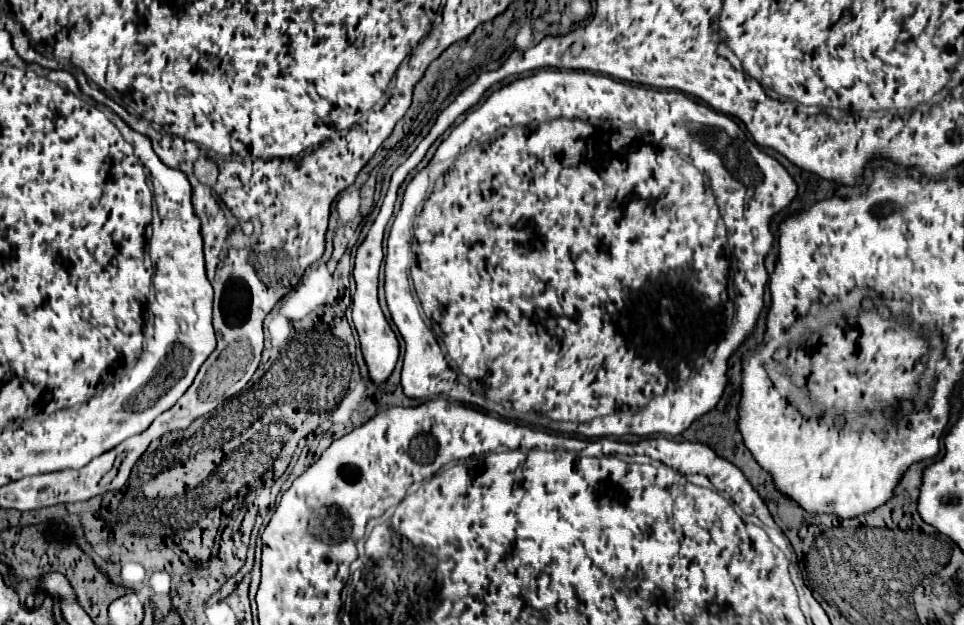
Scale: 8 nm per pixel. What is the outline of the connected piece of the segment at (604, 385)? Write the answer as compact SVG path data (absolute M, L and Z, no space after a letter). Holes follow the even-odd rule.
M538 70L538 72L536 72L536 74L530 74L530 76L526 76L526 78L518 78L518 80L514 80L514 82L508 82L508 84L504 84L504 86L502 86L502 88L500 88L500 90L496 90L496 92L492 92L492 94L490 94L490 96L488 96L488 98L486 98L486 102L484 102L484 104L482 104L482 106L478 106L478 108L476 108L476 110L472 110L472 112L470 112L470 114L468 114L468 116L466 116L466 120L464 120L464 122L460 122L460 124L458 124L458 126L454 126L454 128L452 128L452 132L450 132L450 136L448 136L448 138L446 138L446 140L442 140L442 142L440 142L440 146L438 146L438 150L436 150L436 152L434 152L434 156L432 156L432 160L430 160L430 164L428 164L428 166L426 166L426 168L422 168L422 170L420 170L420 172L418 172L418 174L416 174L416 176L414 176L414 178L412 178L412 180L410 180L410 182L408 182L408 186L406 186L406 192L404 192L404 204L402 204L402 206L400 206L400 212L398 212L398 214L396 214L396 220L394 220L394 224L392 224L392 230L390 230L390 236L388 236L388 254L386 254L386 258L385 258L385 284L384 284L384 290L385 290L385 296L386 296L386 302L388 302L388 310L390 310L390 316L392 316L392 320L394 320L394 324L396 324L396 328L398 328L398 330L400 330L400 334L402 334L402 338L404 338L404 342L406 342L406 354L404 354L404 368L402 368L402 388L404 388L404 394L406 394L406 396L408 396L408 398L434 398L434 396L446 396L446 398L450 398L450 400L454 400L454 402L464 402L464 404L474 404L474 406L478 406L478 408L482 408L482 410L488 410L488 412L500 412L500 416L506 416L506 418L512 418L512 410L514 410L514 412L518 412L518 414L538 414L538 416L546 416L546 418L548 418L548 420L552 420L552 422L576 422L576 424L588 424L588 422L594 422L594 420L596 420L596 419L597 419L597 426L600 426L600 422L598 422L598 420L600 420L600 418L606 418L606 430L604 430L604 432L594 432L594 436L600 436L600 437L601 437L601 436L628 436L628 434L634 434L634 436L640 436L640 438L646 438L646 436L652 436L652 434L668 434L668 436L678 436L678 434L682 434L682 432L684 432L684 430L688 430L688 428L690 428L690 424L692 424L692 422L694 422L694 420L698 420L698 418L700 418L700 416L704 416L704 414L706 414L706 412L708 412L708 410L714 410L714 408L716 408L716 402L718 402L718 400L720 400L720 398L722 398L722 394L724 394L724 390L726 390L726 386L728 386L728 360L730 360L730 356L732 356L732 354L734 354L734 352L736 352L736 350L738 350L738 348L740 348L740 346L742 346L742 344L744 344L744 342L746 342L746 338L748 338L748 336L752 336L752 332L754 332L754 328L756 328L756 322L758 322L758 318L760 318L760 314L762 314L762 308L764 308L764 306L760 306L760 304L764 304L764 290L766 290L766 285L767 285L767 284L768 284L768 282L760 282L760 274L764 274L764 270L760 270L760 254L756 254L756 224L758 224L758 218L759 218L759 217L761 217L761 216L762 216L762 218L763 218L763 219L764 219L764 222L772 222L772 217L771 217L771 218L770 218L770 216L769 216L769 215L770 215L770 214L769 214L769 213L774 213L774 214L776 214L776 213L777 213L777 214L778 214L778 213L779 213L779 212L781 212L781 211L782 211L782 210L783 210L783 209L785 209L785 208L788 208L788 204L792 204L792 200L794 200L794 198L796 198L796 194L798 194L798 186L796 186L796 182L794 182L794 180L792 180L792 178L790 178L790 174L788 174L788 172L786 172L786 168L784 168L784 166L782 166L782 164L780 164L780 162L778 162L778 160L774 160L774 158L772 158L772 156L768 156L768 154L766 154L766 152L762 152L762 150L760 150L760 148L758 148L758 146L756 146L756 144L754 144L754 142L752 142L752 140L750 140L750 138L748 138L748 136L746 136L746 134L744 134L744 132L732 132L732 128L740 128L740 126L738 126L738 124L736 124L736 122L734 122L734 120L732 120L732 118L728 118L728 116L724 116L724 114L720 114L720 112L714 112L714 110L712 110L712 108L708 108L708 106L704 106L704 104L698 104L698 102L694 102L694 100L692 100L692 98L688 98L688 95L687 95L687 94L684 94L684 93L683 93L683 92L680 92L680 91L677 91L677 90L656 90L656 88L644 88L644 86L632 86L632 84L629 84L629 83L627 83L627 82L624 82L624 81L621 81L621 80L618 80L618 79L616 79L616 78L612 78L612 76L608 76L608 75L604 75L604 74L592 74L592 72L566 72L566 70ZM641 131L644 131L644 132L647 132L647 133L648 133L648 134L651 134L651 135L652 135L652 138L654 138L654 140L656 140L656 142L662 142L662 144L666 144L666 146L656 146L656 142L648 142L648 140L646 140L646 136L642 136L642 134L640 134L640 133L641 133ZM733 250L734 250L734 254L736 254L736 260L738 260L738 262L739 262L739 263L737 263L737 264L738 264L738 266L740 266L740 274L736 274L736 276L733 276L733 287L734 287L734 289L735 289L735 291L736 291L736 304L734 304L734 300L732 300L732 296L730 296L730 262L726 262L726 260L728 260L728 256L730 256L730 251L733 251ZM438 338L442 338L442 340L444 340L444 344L446 344L446 352L448 352L448 356L450 356L450 360L452 360L452 362L454 362L454 364L450 364L450 362L448 362L448 360L446 360L446 356L444 356L444 352L442 352L442 348L440 348L440 344L438 344ZM458 370L460 370L460 372L462 372L462 374L464 374L464 376L466 376L466 380L460 380L460 378L458 378Z

